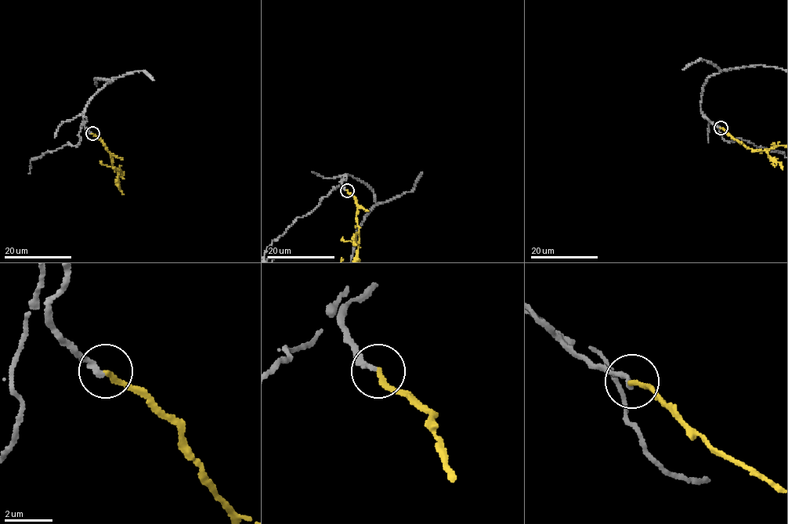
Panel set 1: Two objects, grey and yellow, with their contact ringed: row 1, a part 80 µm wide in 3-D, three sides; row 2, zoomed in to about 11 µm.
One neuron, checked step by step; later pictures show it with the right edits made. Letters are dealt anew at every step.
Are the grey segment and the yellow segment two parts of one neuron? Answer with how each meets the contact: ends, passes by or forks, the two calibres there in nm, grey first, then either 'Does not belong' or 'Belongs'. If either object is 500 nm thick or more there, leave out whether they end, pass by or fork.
At the ring grey ends. At the ring yellow ends. Thickness 180 nm (grey) against 190 nm. Does not belong

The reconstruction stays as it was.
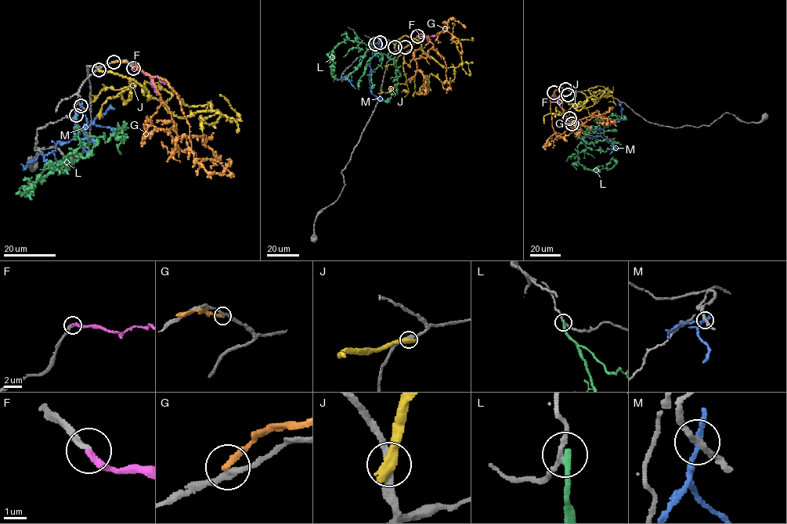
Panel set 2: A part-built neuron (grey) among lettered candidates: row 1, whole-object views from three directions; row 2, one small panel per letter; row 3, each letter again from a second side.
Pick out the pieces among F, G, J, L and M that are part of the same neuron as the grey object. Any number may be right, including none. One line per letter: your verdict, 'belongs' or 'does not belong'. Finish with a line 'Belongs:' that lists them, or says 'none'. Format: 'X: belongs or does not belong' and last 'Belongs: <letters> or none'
F: belongs
G: does not belong
J: does not belong
L: does not belong
M: does not belong
Belongs: F

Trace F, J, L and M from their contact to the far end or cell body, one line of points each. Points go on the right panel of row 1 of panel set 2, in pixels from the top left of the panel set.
F: (554, 92), (560, 104)
J: (568, 95), (555, 97), (581, 109), (590, 97), (597, 98), (592, 98), (588, 89), (603, 87), (597, 103)
L: (572, 123), (580, 139), (576, 156), (580, 164), (590, 170), (610, 169), (616, 163), (615, 158)
M: (569, 118), (586, 134), (619, 121), (622, 109), (619, 105)

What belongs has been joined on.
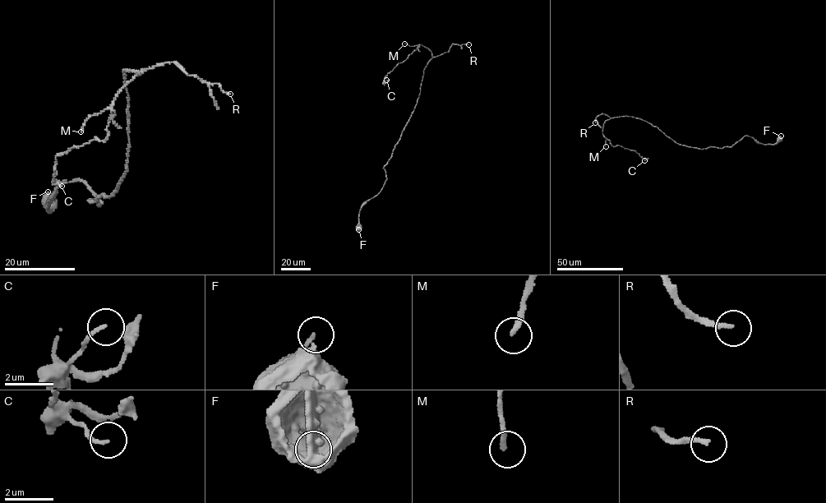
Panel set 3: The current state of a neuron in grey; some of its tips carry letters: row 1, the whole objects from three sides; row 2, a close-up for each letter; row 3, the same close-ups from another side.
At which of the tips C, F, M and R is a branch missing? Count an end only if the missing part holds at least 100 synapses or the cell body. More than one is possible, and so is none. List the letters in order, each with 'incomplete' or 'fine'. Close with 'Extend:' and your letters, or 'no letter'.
C: fine
F: fine
M: incomplete
R: incomplete
Extend: M, R

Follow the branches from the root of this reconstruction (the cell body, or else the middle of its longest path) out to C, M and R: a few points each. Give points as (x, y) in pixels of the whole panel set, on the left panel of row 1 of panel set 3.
C: (130, 131), (126, 69), (140, 73), (114, 99), (105, 140), (95, 137), (56, 157), (53, 180), (62, 186)
M: (130, 131), (123, 70), (126, 69), (140, 73), (121, 89), (110, 106), (89, 117), (80, 131)
R: (130, 131), (123, 70), (139, 71), (174, 62), (189, 75), (218, 84), (230, 94)

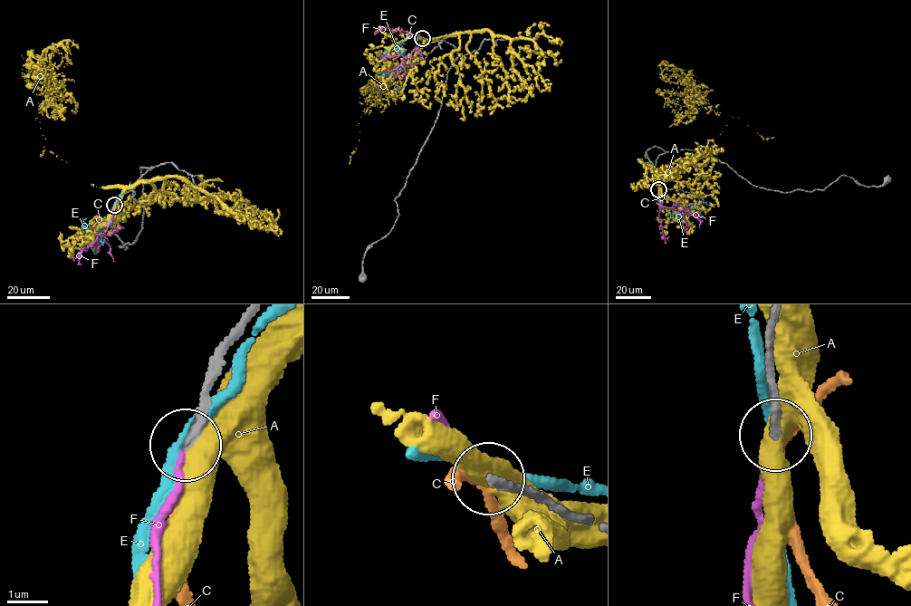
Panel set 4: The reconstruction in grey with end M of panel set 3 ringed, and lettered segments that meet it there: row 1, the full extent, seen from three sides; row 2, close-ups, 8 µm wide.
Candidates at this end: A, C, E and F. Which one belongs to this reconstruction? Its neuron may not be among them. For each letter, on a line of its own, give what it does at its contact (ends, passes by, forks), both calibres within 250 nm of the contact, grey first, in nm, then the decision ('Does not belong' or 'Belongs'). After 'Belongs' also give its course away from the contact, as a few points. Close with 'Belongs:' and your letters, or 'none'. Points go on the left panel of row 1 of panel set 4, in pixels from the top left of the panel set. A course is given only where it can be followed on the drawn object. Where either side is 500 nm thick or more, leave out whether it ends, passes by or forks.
A: Thickness 220 nm (grey) against 550 nm. Does not belong
C: It passes by. Thickness 200 nm (grey) against 240 nm. Does not belong
E: It passes by. Thickness 240 nm (grey) against 280 nm. Does not belong
F: It ends there. Thickness 200 nm (grey) against 160 nm. Belongs. Its course: (114, 205), (110, 224), (117, 230), (102, 238), (109, 245), (114, 262)
Belongs: F

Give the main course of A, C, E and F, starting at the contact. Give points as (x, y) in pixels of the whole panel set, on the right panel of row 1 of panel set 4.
A: (658, 188), (656, 176), (675, 174), (676, 125), (700, 91), (666, 66), (662, 76), (679, 76), (685, 85)
C: (658, 189), (661, 198), (656, 204), (659, 205), (659, 210), (656, 210)
E: (658, 188), (659, 203), (669, 213), (676, 214), (680, 200), (686, 200), (691, 206), (697, 202), (701, 213)
F: (658, 189), (657, 197), (661, 206), (695, 216), (700, 221), (699, 227)

